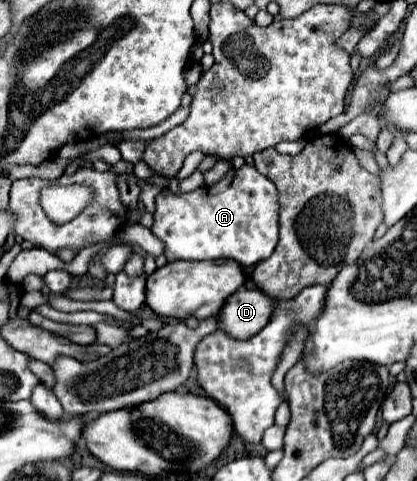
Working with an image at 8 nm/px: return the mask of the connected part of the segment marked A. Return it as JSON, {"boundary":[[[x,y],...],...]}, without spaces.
{"boundary":[[[242,165],[240,169],[230,169],[218,183],[214,185],[204,185],[196,191],[190,191],[190,193],[182,193],[182,195],[174,195],[170,193],[168,189],[162,191],[158,197],[156,197],[156,211],[154,211],[154,225],[152,225],[152,233],[164,243],[164,255],[168,259],[168,263],[172,261],[178,261],[178,259],[186,259],[186,261],[206,261],[206,259],[234,259],[238,263],[242,263],[244,267],[252,267],[264,259],[268,259],[272,253],[274,253],[274,247],[278,243],[278,211],[280,211],[280,203],[278,203],[278,191],[276,191],[276,185],[266,179],[264,175],[260,175],[256,171],[254,165]]]}

